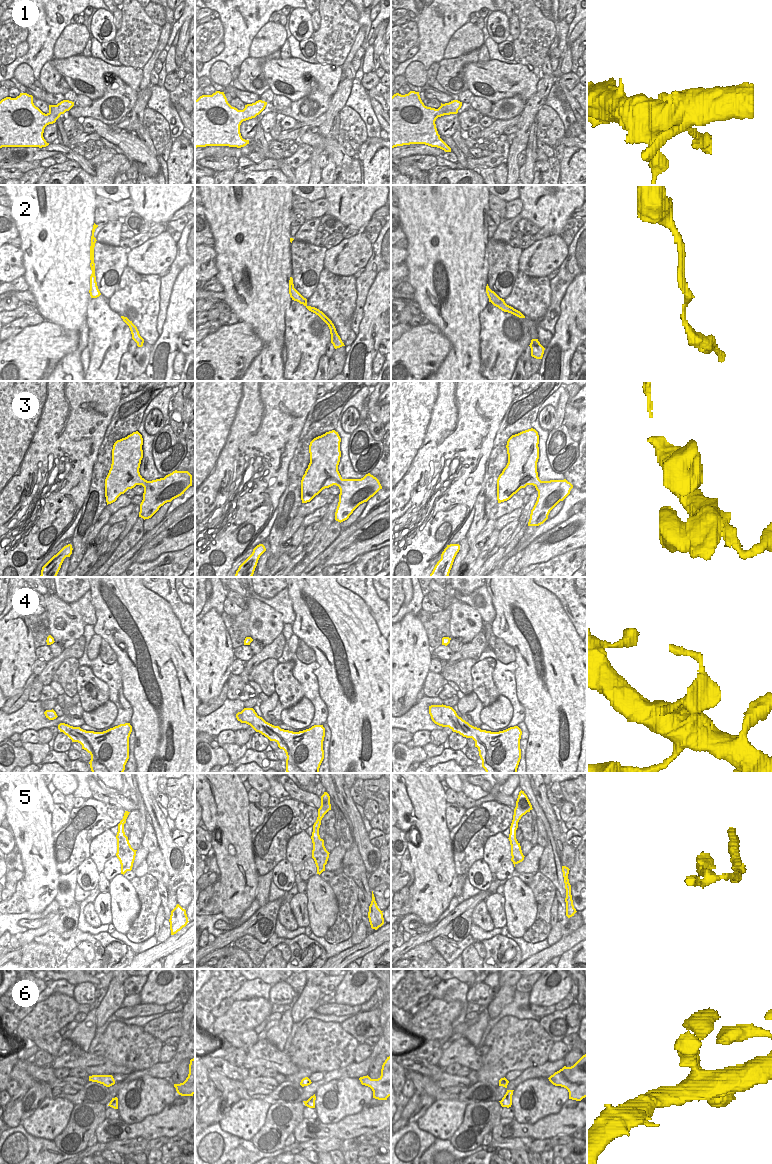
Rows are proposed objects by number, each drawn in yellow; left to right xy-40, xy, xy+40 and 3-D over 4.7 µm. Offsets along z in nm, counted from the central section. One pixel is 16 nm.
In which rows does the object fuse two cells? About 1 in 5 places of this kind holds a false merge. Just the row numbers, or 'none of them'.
none of them

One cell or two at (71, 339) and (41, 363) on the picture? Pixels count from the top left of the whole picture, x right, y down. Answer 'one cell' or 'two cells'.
one cell

